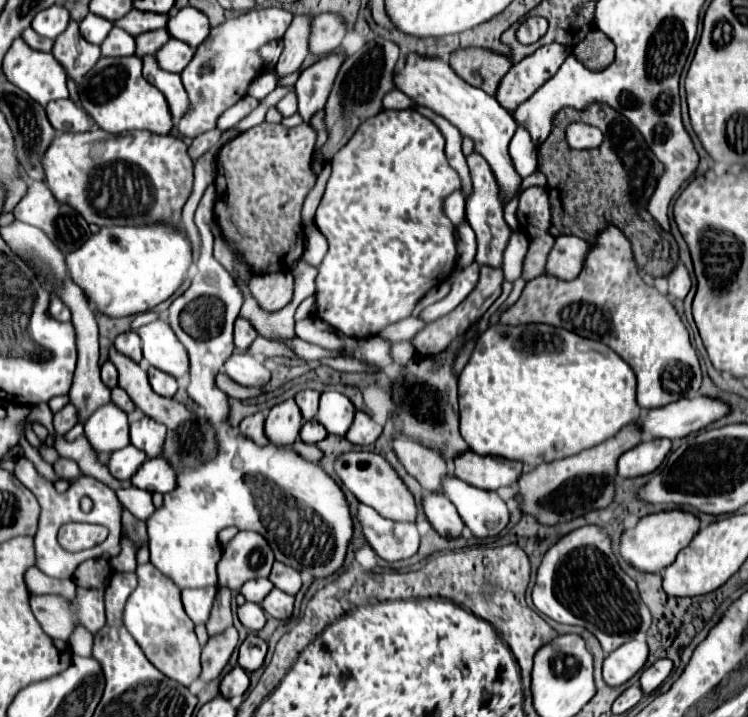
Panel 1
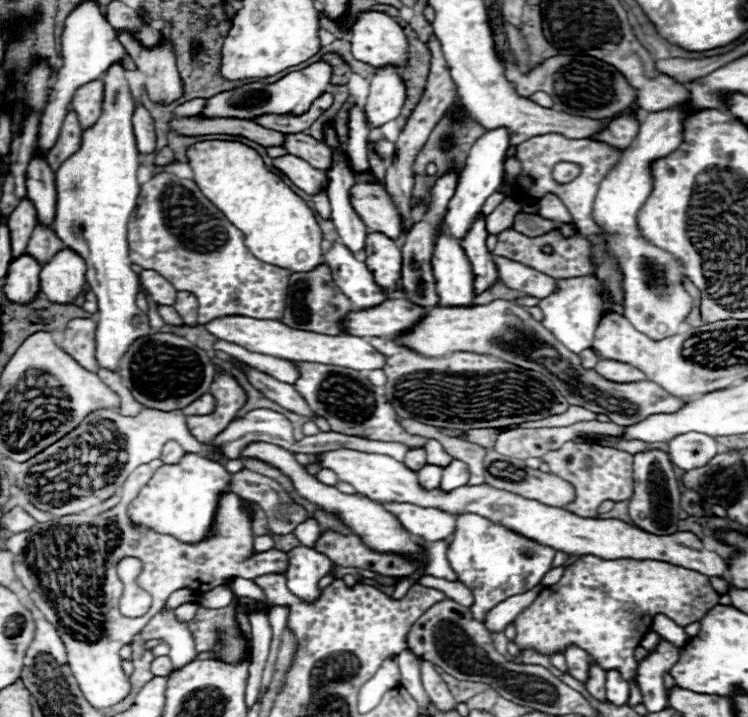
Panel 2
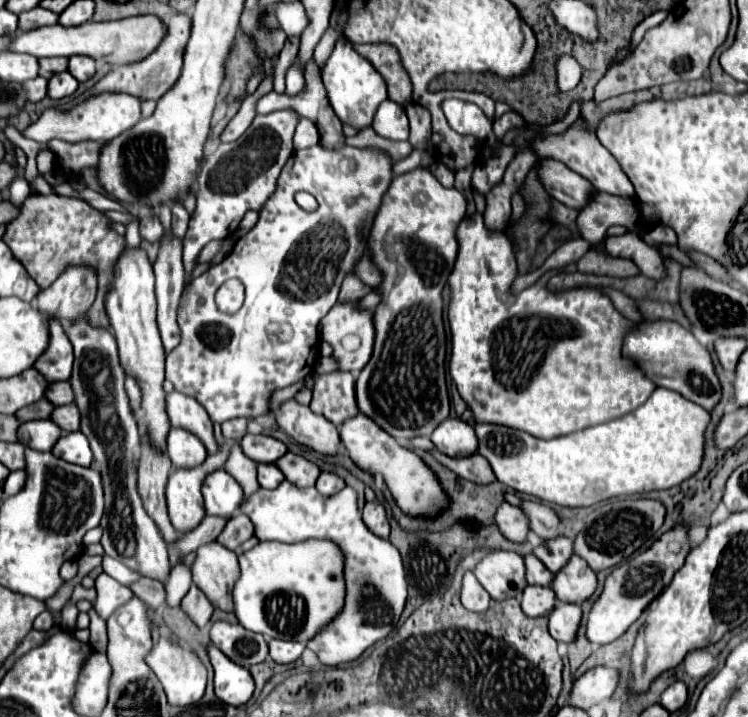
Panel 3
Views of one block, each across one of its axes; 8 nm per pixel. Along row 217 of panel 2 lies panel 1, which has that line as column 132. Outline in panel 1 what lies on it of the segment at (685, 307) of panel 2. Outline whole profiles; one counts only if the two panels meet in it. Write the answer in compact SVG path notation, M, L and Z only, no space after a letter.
M150 562L138 564L136 574L138 574L138 588L132 592L132 596L126 602L122 616L124 626L138 642L146 658L162 674L184 686L190 686L200 676L200 644L192 620L186 616L182 608L180 590Z

